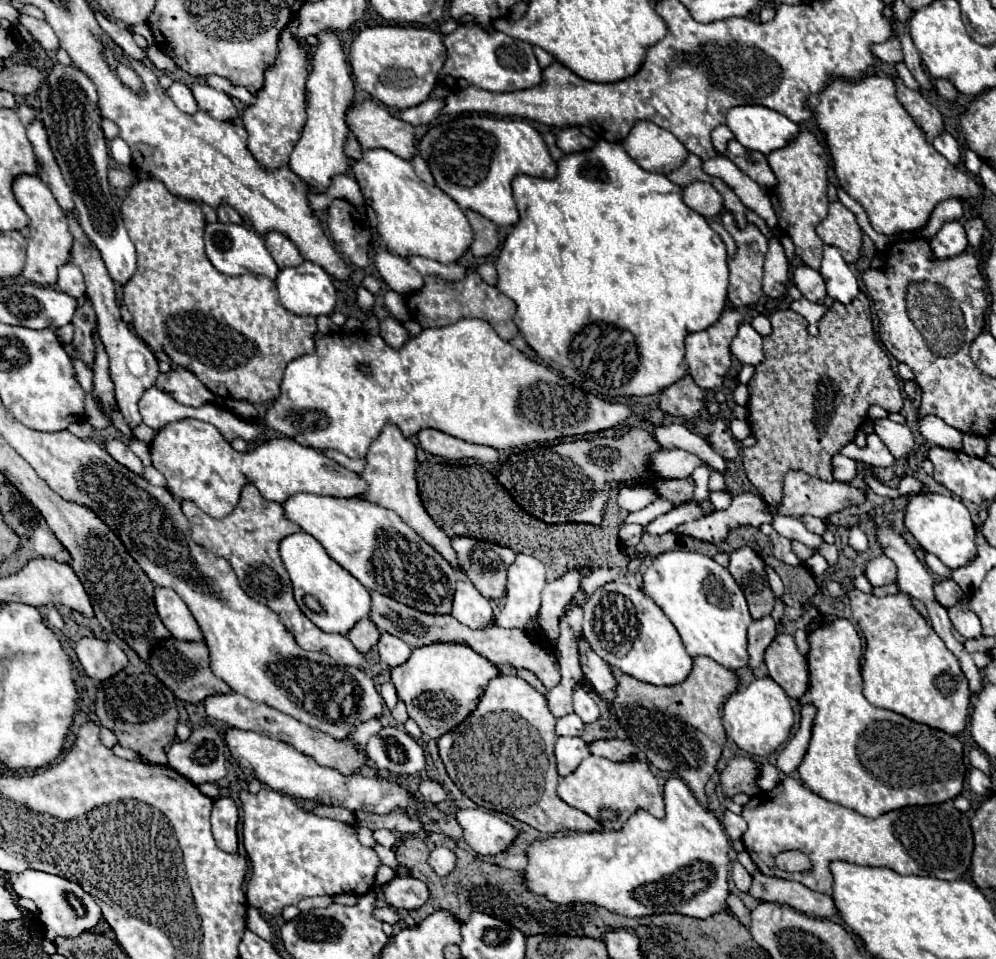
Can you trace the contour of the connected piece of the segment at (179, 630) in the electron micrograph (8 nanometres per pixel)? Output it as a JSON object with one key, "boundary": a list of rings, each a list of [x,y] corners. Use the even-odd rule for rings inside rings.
{"boundary":[[[154,588],[154,602],[160,620],[164,622],[164,626],[170,630],[174,638],[186,642],[204,640],[198,622],[194,620],[192,612],[176,592],[172,592],[170,588]]]}

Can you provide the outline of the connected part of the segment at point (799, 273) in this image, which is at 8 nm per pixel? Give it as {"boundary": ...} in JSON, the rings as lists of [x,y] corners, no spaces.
{"boundary":[[[798,266],[794,270],[794,284],[802,292],[804,298],[810,302],[822,304],[826,298],[826,288],[824,288],[824,278],[820,276],[818,270],[812,270],[808,266]]]}

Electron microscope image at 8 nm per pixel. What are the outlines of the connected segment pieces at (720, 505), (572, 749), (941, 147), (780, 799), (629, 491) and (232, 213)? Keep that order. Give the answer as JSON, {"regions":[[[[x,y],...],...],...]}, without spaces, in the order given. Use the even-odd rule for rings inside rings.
{"regions":[[[[720,490],[720,492],[710,492],[710,500],[716,506],[716,510],[724,510],[732,502],[732,492],[730,490]]],[[[560,736],[556,742],[556,762],[558,762],[558,774],[568,776],[576,770],[576,766],[590,754],[588,744],[584,744],[582,738],[566,738]]],[[[948,132],[940,134],[940,136],[934,140],[932,146],[934,146],[950,164],[954,164],[954,166],[960,164],[960,150],[958,150],[958,144],[956,144],[956,140],[954,140]]],[[[790,776],[782,778],[774,790],[752,796],[742,810],[742,816],[748,822],[742,842],[760,872],[766,876],[800,882],[810,890],[824,894],[832,894],[834,878],[830,872],[830,862],[834,860],[860,866],[884,866],[896,870],[898,874],[958,880],[968,872],[974,850],[968,816],[958,812],[950,800],[934,806],[908,806],[886,812],[878,818],[866,818],[856,810],[820,798]],[[792,848],[810,856],[814,864],[812,872],[790,874],[776,868],[774,856]]],[[[638,484],[634,488],[628,486],[620,486],[620,494],[618,494],[618,504],[620,508],[628,510],[628,512],[636,512],[646,508],[650,502],[656,500],[656,494],[650,486],[646,484]]],[[[220,206],[220,208],[216,208],[216,212],[218,212],[218,220],[220,220],[220,222],[234,222],[234,224],[242,224],[240,214],[238,214],[234,208],[230,208],[230,206]]]]}

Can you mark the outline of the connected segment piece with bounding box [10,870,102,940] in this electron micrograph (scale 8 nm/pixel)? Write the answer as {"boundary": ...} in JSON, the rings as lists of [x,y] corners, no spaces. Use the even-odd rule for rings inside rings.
{"boundary":[[[26,870],[22,874],[12,876],[10,882],[18,896],[34,900],[34,904],[40,910],[40,920],[46,928],[46,938],[50,938],[50,940],[54,940],[58,936],[70,936],[70,938],[80,936],[82,932],[92,930],[102,920],[100,906],[94,902],[94,898],[90,894],[86,894],[80,884],[70,882],[62,876],[52,876],[52,874],[38,872],[38,870]]]}

